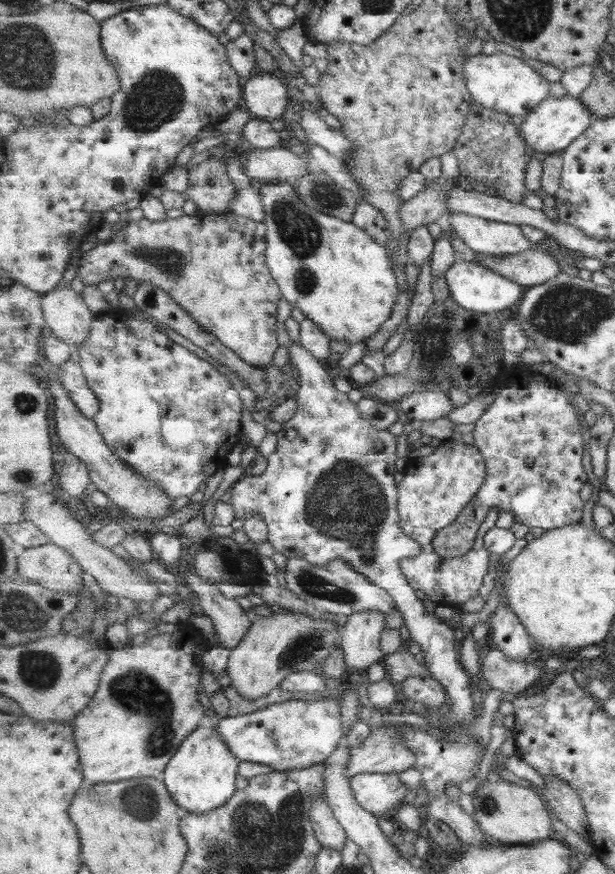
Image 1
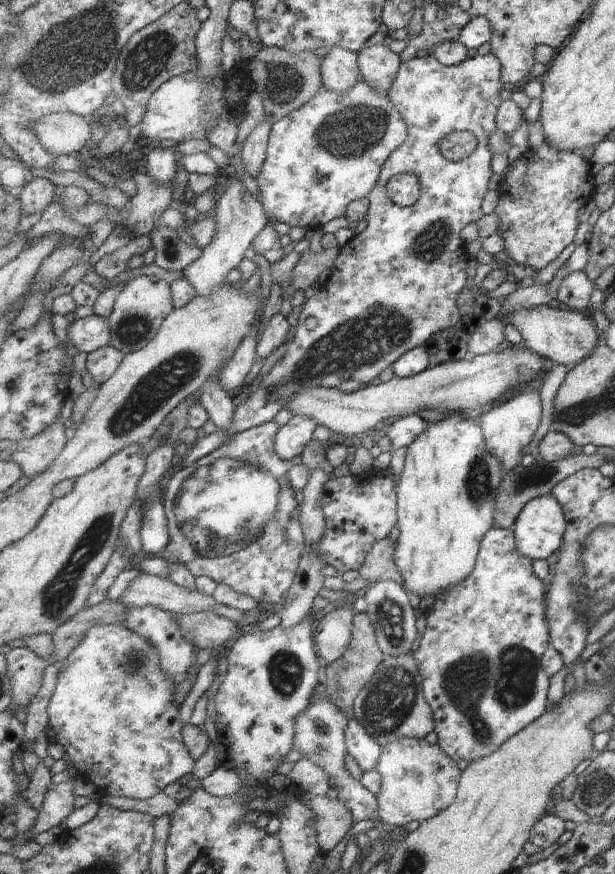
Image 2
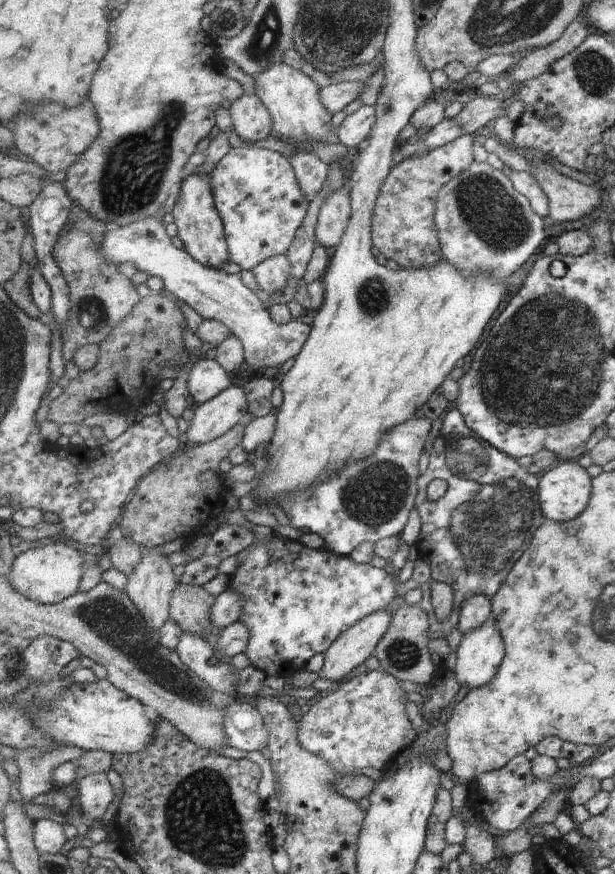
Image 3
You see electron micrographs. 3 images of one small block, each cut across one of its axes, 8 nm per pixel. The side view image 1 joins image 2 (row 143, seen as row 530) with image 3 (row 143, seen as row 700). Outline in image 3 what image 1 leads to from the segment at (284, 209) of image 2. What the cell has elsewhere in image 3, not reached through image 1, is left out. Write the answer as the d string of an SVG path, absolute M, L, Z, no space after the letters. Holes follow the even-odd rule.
M465 134L428 153L399 159L381 187L372 218L374 246L405 269L434 267L444 258L436 225L436 204L440 190L475 162L475 136Z

